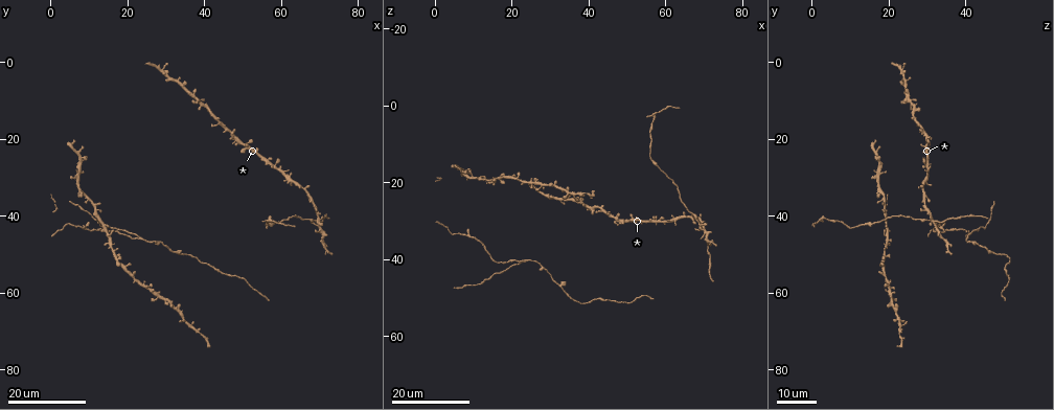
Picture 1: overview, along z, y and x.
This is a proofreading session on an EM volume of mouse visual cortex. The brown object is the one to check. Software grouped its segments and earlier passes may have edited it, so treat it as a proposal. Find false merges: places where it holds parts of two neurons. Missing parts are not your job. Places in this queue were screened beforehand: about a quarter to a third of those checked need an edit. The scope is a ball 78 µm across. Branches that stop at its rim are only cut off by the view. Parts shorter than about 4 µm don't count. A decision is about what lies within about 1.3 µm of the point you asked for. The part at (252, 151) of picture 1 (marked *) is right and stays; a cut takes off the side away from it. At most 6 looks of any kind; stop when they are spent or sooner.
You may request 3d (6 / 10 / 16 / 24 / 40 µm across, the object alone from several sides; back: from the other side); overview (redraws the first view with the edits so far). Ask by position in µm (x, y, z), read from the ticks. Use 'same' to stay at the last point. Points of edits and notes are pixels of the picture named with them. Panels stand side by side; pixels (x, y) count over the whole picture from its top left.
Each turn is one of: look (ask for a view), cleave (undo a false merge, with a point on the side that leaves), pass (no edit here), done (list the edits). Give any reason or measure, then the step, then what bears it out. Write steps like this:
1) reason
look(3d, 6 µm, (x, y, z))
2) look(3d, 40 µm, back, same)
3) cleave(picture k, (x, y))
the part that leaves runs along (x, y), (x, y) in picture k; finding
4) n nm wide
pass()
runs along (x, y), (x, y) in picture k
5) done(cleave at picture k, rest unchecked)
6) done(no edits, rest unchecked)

four or more arms meet
look(3d, 24 µm, (68.5, 41.5, 31.0))

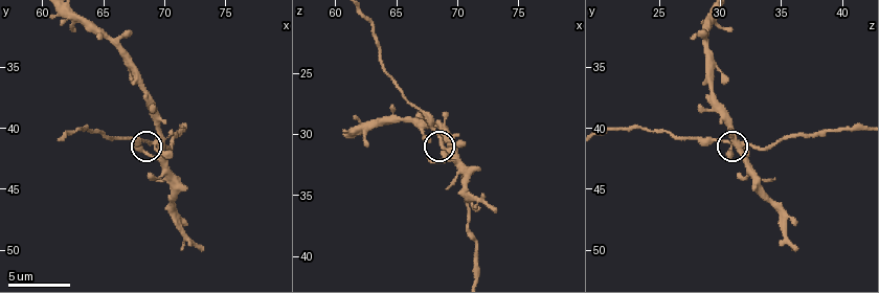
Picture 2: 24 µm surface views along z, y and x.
look(3d, 6 µm, (69.0, 41.4, 31.0))

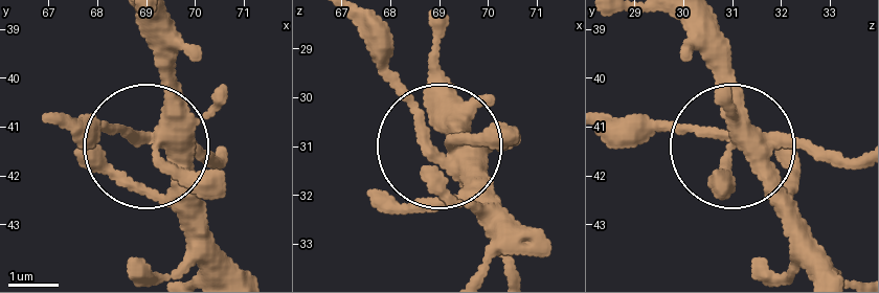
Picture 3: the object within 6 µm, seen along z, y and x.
look(3d, 6 µm, back, (69.20, 41.40, 31.00))

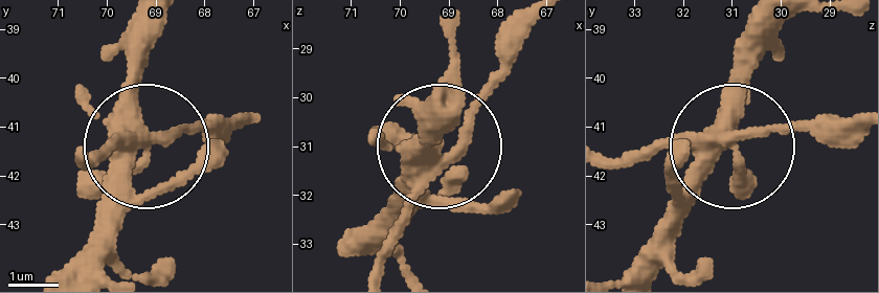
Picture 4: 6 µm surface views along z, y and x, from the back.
side arm 45 µm; 4 arms
cleave(picture 4, (103, 159))
two neurons meet here

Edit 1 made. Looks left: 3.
look(overview)

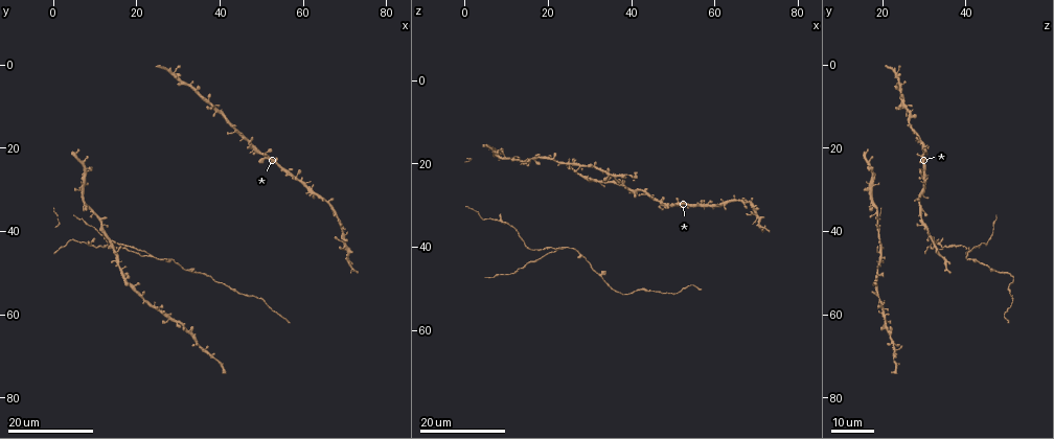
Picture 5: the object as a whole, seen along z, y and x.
three arms meet
look(3d, 24 µm, (23.5, 45.5, 40.0))

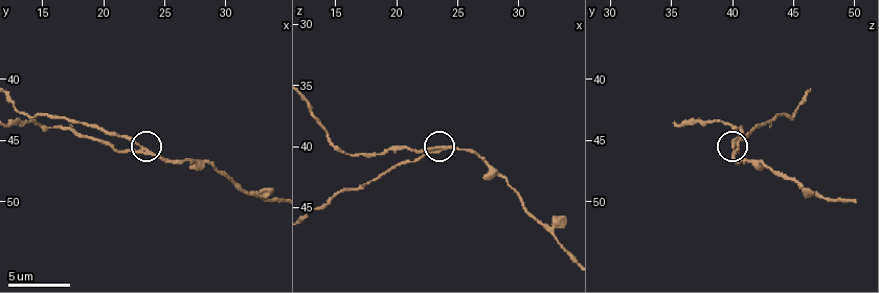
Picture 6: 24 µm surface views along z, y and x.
look(3d, 10 µm, (23.0, 45.6, 40.4))

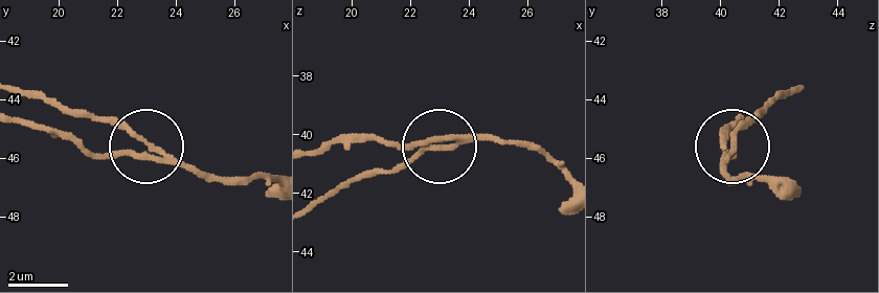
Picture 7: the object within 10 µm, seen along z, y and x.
side arm 25 µm
cleave(picture 7, (130, 136))
the part that leaves runs along (167, 158), (103, 120), (20, 95) in picture 7; two neurons meet here

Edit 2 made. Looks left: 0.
done(cleave at picture 4, cleave at picture 7, rest unchecked)

